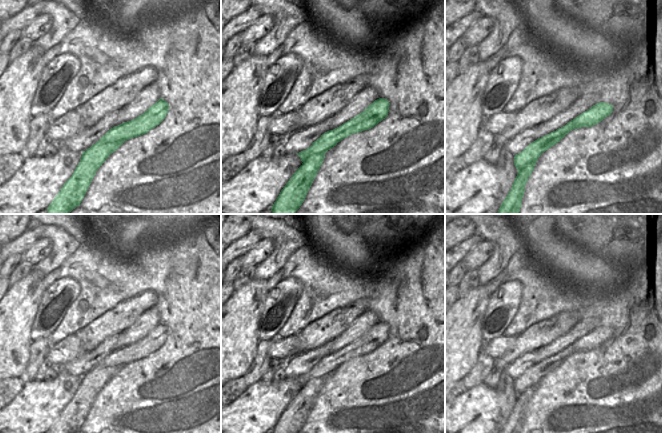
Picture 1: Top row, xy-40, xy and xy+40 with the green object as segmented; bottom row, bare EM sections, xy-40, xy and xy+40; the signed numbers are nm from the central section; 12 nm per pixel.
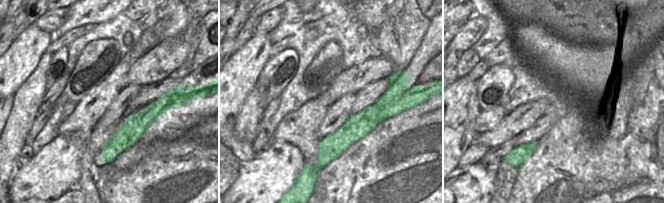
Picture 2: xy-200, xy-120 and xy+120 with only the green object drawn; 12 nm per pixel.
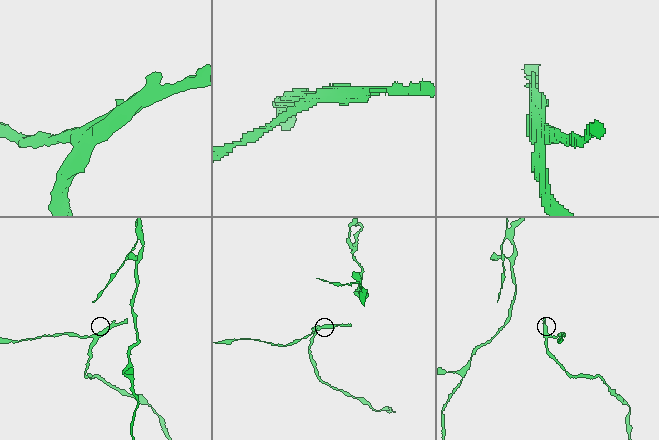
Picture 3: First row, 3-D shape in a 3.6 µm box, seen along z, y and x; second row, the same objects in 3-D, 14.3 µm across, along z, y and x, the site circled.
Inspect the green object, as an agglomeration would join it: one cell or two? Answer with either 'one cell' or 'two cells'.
two cells

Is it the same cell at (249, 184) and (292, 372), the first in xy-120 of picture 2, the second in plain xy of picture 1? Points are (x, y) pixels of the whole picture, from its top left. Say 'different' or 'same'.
different

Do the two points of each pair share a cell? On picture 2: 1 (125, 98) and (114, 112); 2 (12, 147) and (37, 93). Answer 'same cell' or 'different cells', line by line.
1: same cell
2: same cell

